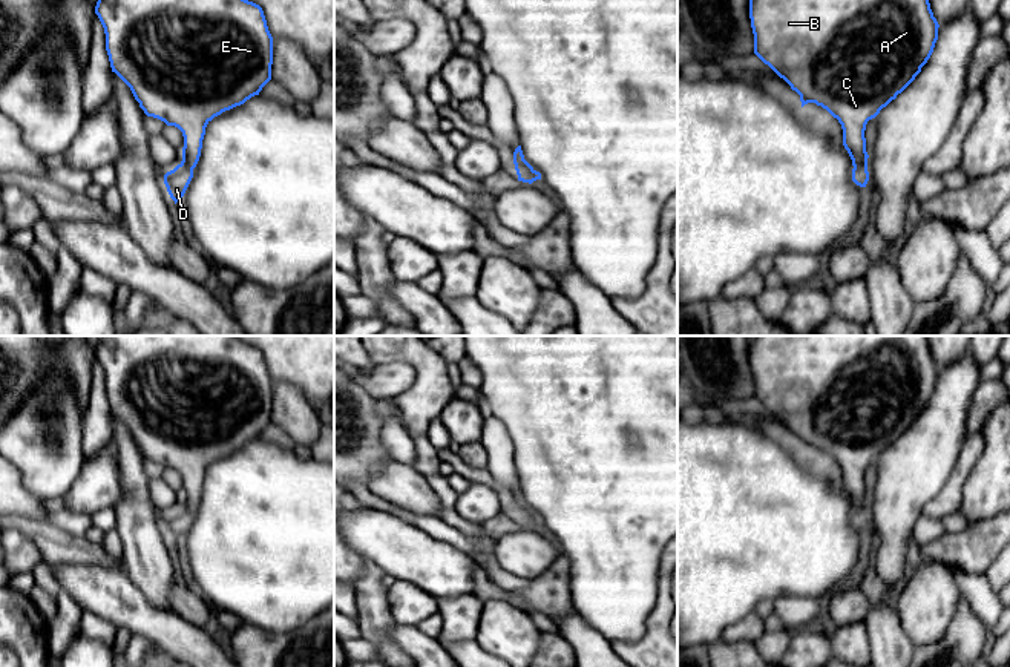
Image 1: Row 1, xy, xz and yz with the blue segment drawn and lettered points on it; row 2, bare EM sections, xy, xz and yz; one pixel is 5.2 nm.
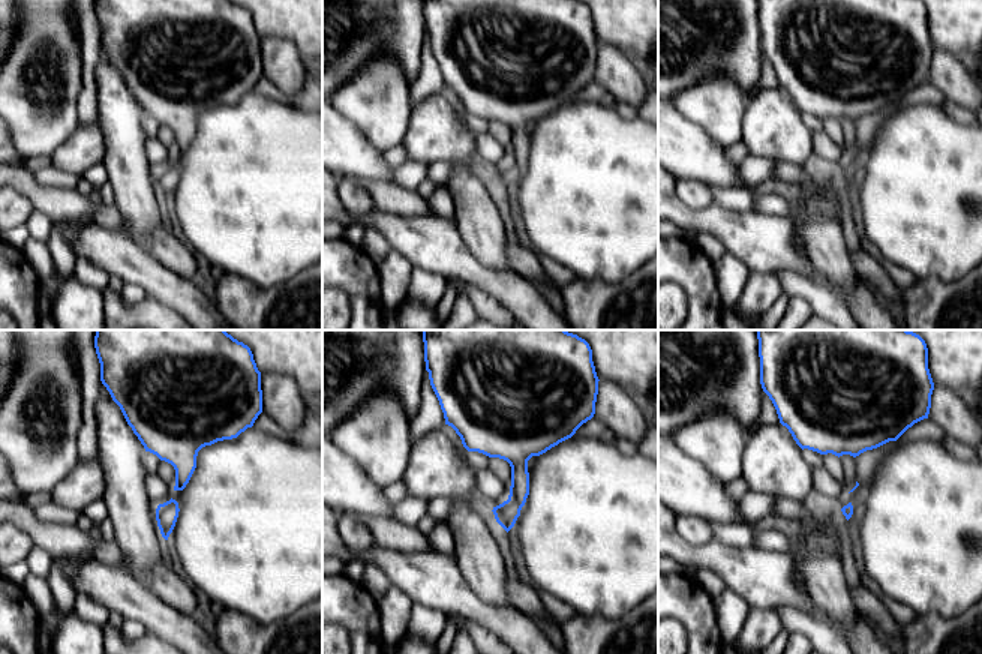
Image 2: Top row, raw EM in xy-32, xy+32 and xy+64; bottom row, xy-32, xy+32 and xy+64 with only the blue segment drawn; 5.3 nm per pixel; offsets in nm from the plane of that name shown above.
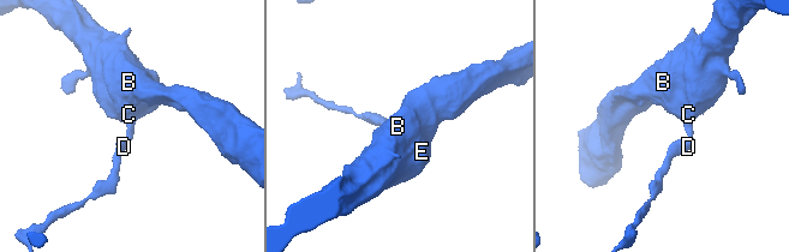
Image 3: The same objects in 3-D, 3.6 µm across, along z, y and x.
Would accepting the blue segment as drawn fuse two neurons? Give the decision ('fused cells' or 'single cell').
fused cells

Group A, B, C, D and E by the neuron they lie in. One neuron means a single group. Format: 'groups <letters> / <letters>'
groups A B C E / D

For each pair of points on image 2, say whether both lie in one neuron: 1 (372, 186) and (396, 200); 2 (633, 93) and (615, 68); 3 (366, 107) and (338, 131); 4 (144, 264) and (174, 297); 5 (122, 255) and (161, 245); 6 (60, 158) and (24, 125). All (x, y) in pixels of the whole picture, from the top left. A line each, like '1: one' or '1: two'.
1: one
2: one
3: two
4: one
5: two
6: two

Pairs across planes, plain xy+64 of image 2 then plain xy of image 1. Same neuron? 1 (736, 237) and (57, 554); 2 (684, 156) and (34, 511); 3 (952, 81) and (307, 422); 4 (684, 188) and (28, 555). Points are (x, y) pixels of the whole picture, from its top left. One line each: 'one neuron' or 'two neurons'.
1: two neurons
2: one neuron
3: one neuron
4: one neuron

